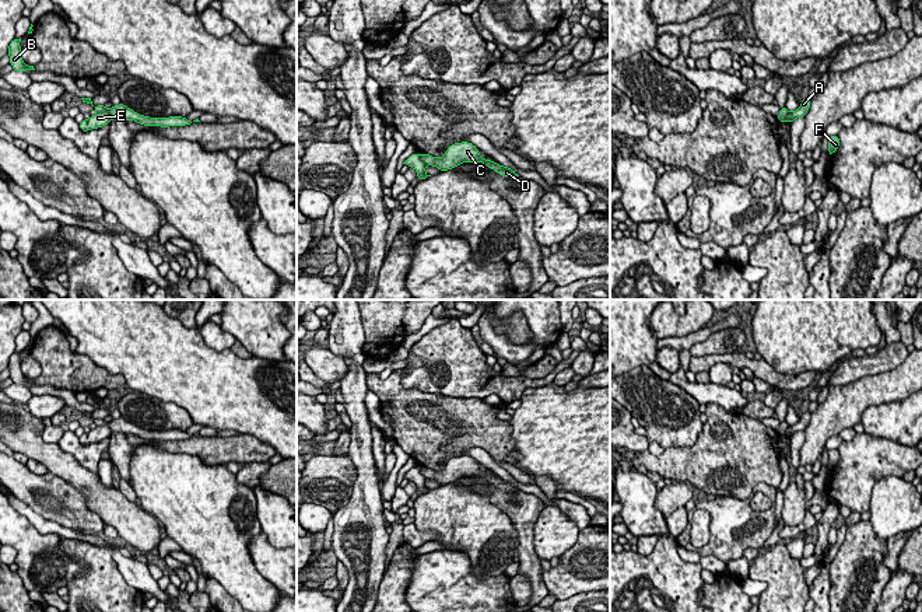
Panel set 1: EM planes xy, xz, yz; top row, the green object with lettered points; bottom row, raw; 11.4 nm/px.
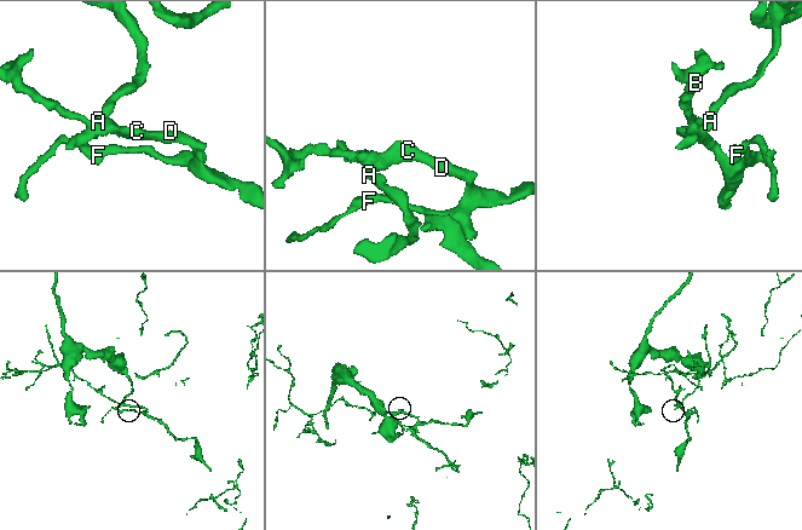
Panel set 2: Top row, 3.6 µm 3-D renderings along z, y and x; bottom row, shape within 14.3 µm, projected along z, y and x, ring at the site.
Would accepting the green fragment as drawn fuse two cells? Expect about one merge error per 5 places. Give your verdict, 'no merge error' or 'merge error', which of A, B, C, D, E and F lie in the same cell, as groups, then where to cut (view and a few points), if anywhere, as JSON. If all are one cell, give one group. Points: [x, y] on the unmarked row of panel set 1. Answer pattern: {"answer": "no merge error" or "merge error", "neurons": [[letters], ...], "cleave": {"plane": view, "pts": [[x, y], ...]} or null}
{"answer": "merge error", "neurons": [["A", "E"], ["B", "C", "D", "F"]], "cleave": {"plane": "xy", "pts": [[97, 425], [105, 425], [111, 433]]}}

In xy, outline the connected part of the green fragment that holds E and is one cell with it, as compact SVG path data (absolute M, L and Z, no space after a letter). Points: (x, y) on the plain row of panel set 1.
M97 426L94 430L90 430L88 433L84 433L80 437L80 443L83 445L88 445L91 443L99 443L111 436L111 430L108 426Z

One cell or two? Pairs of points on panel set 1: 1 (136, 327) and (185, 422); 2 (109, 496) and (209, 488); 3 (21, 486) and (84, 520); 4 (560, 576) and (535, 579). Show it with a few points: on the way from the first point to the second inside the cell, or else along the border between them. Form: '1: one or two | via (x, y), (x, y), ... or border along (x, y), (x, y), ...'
1: two | border along (144, 392), (181, 405), (193, 423)
2: two | border along (140, 507), (160, 521)
3: one | via (37, 488), (48, 490), (69, 509)
4: two | border along (540, 569), (540, 576), (549, 593)

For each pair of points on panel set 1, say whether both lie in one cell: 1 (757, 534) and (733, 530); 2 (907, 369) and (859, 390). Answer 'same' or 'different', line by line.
1: same
2: same

